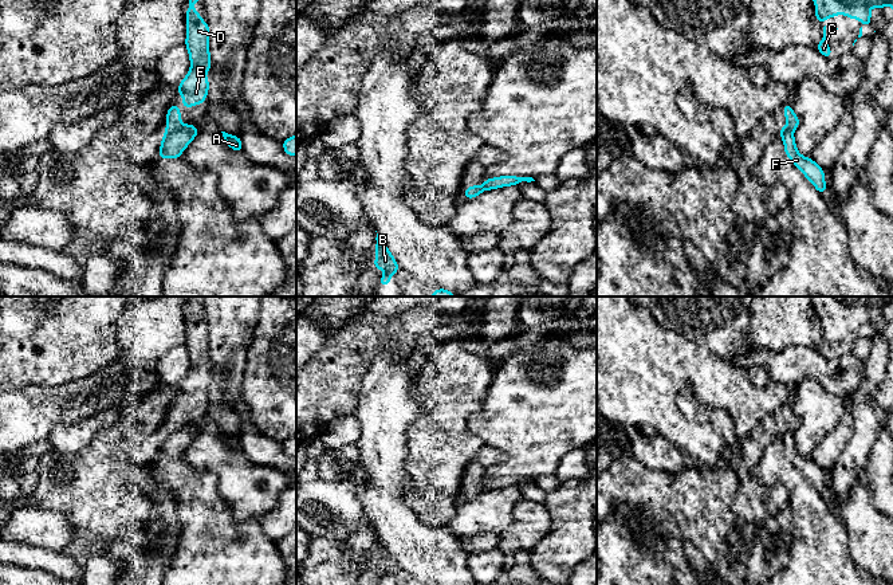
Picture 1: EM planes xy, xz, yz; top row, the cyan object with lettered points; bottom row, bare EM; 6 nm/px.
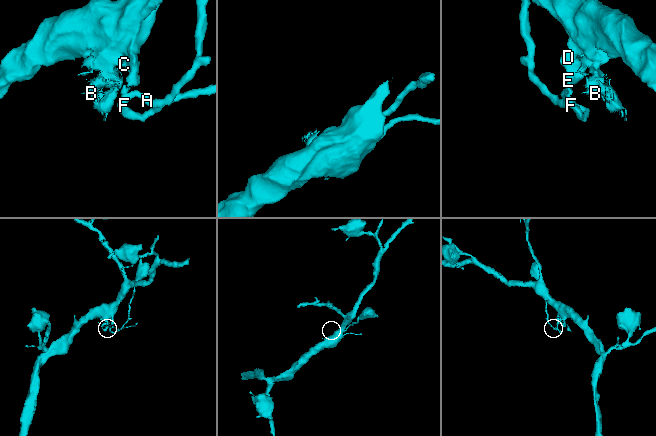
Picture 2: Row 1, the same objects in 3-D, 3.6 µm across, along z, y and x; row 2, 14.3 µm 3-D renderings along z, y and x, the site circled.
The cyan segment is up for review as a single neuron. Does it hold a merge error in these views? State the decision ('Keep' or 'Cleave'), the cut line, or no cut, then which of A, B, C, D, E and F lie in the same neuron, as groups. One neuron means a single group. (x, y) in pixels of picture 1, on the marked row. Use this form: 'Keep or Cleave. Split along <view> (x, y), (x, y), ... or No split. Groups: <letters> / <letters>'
Cleave. Split along xy (181, 126), (166, 129). Groups: A F / B C D E

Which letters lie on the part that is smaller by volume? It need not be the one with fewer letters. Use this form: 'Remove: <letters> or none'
Remove: A, F

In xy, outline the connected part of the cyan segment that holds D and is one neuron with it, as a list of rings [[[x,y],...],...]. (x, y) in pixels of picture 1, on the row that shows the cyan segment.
[[[189,0],[186,9],[186,42],[190,56],[190,71],[181,81],[178,94],[185,99],[182,107],[193,107],[206,99],[209,79],[204,75],[211,70],[209,27],[192,7],[200,0]]]

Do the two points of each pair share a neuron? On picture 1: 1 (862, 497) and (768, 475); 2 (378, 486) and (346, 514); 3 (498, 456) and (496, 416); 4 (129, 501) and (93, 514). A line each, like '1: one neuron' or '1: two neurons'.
1: two neurons
2: two neurons
3: two neurons
4: one neuron

